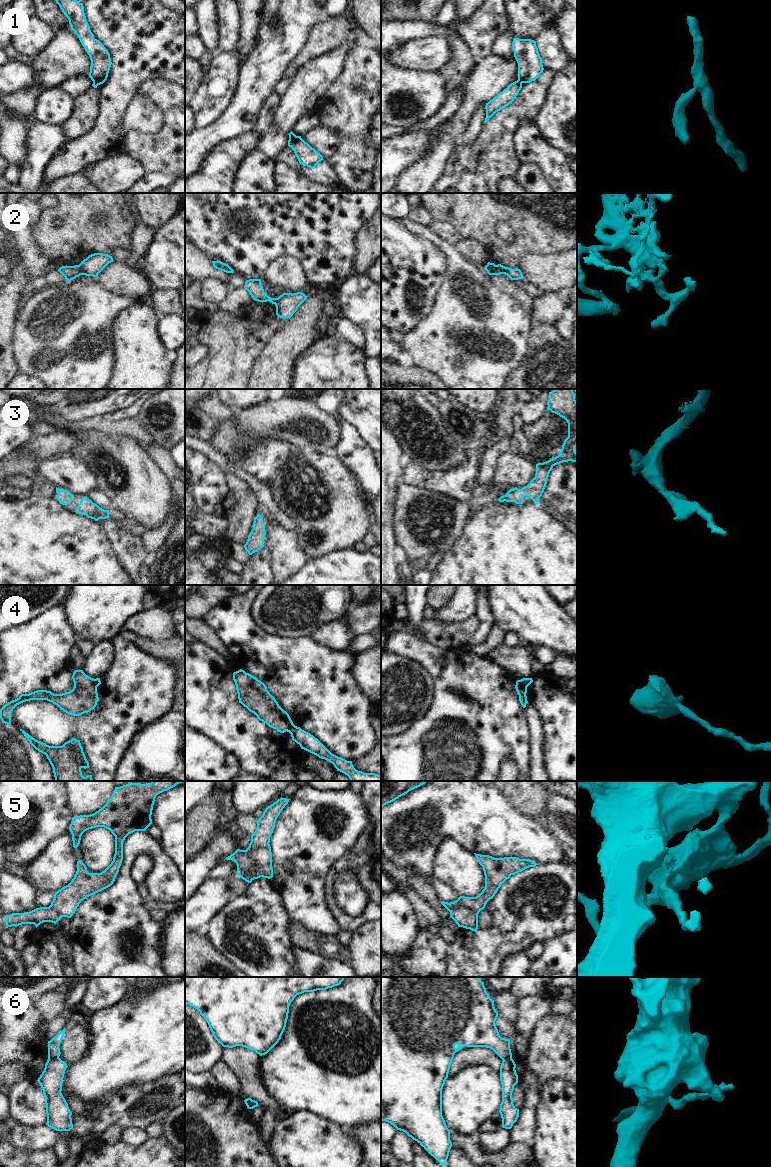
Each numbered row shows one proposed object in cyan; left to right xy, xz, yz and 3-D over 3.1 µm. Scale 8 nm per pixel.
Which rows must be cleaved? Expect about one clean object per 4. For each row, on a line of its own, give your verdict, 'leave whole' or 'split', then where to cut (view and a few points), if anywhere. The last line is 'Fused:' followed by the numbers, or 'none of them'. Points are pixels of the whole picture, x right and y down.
1: split; cut yz (517, 80), (522, 82)
2: split; cut yz (486, 265), (493, 270), (494, 274)
3: leave whole; cut none
4: split; cut yz (520, 680), (526, 689)
5: split; cut xz (244, 850), (250, 857), (253, 868), (238, 875)
6: split; cut xy (58, 1057), (48, 1059)
Fused: 1, 2, 4, 5, 6

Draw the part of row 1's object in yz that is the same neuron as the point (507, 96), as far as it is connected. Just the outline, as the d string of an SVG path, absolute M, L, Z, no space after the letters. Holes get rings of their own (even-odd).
M515 81L511 83L506 89L500 92L497 96L495 96L492 100L486 103L486 118L484 123L486 123L496 112L502 110L509 104L511 104L519 91L522 88L522 82Z

